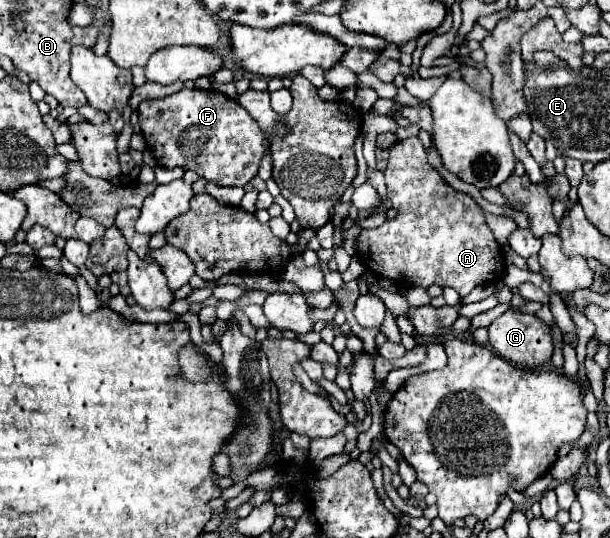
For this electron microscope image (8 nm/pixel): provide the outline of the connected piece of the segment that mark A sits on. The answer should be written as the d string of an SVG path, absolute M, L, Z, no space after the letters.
M418 136L398 140L390 148L390 158L388 158L388 168L384 172L386 176L386 188L388 188L388 198L392 206L398 210L398 216L394 220L384 222L380 228L366 230L358 236L360 244L360 256L366 262L366 268L372 270L378 276L384 276L392 280L400 288L412 288L412 286L422 286L430 288L432 284L438 286L452 286L458 290L458 294L464 298L470 294L476 286L488 284L492 280L498 280L504 274L504 256L502 250L488 228L484 214L480 206L474 202L472 196L456 192L426 160L426 150L420 142Z

